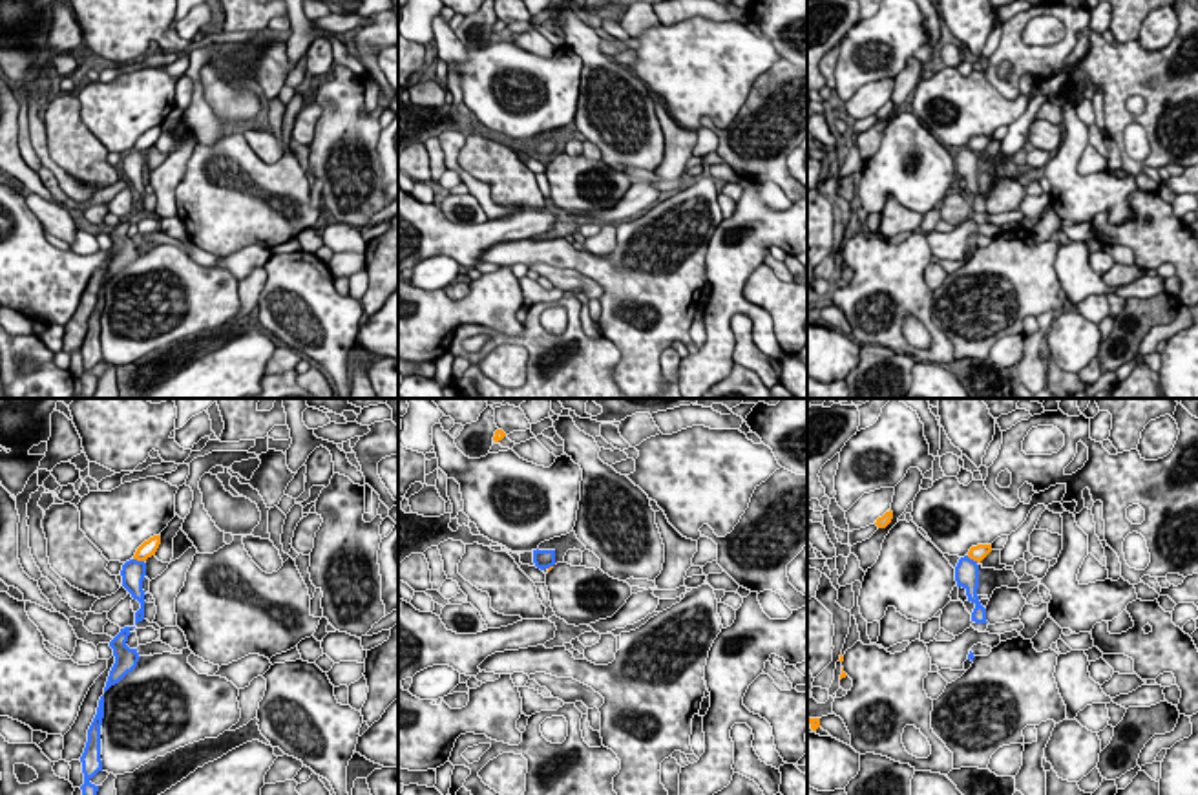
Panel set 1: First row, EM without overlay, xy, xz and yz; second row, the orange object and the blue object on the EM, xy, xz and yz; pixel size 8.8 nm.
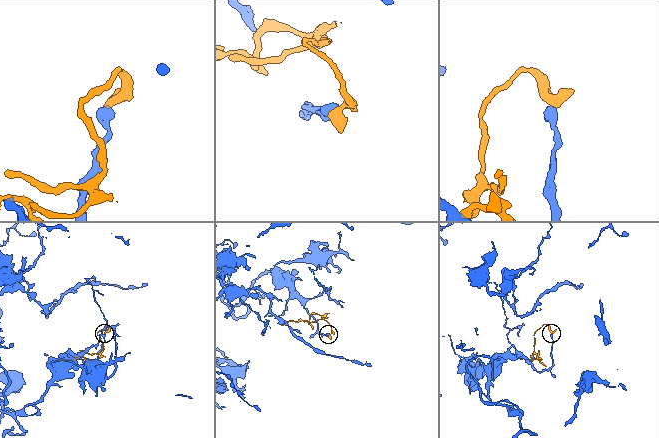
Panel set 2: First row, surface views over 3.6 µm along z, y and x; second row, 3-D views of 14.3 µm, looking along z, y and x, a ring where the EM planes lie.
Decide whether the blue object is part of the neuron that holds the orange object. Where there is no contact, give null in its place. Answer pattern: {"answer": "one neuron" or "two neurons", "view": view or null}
{"answer": "two neurons", "view": "xy"}

